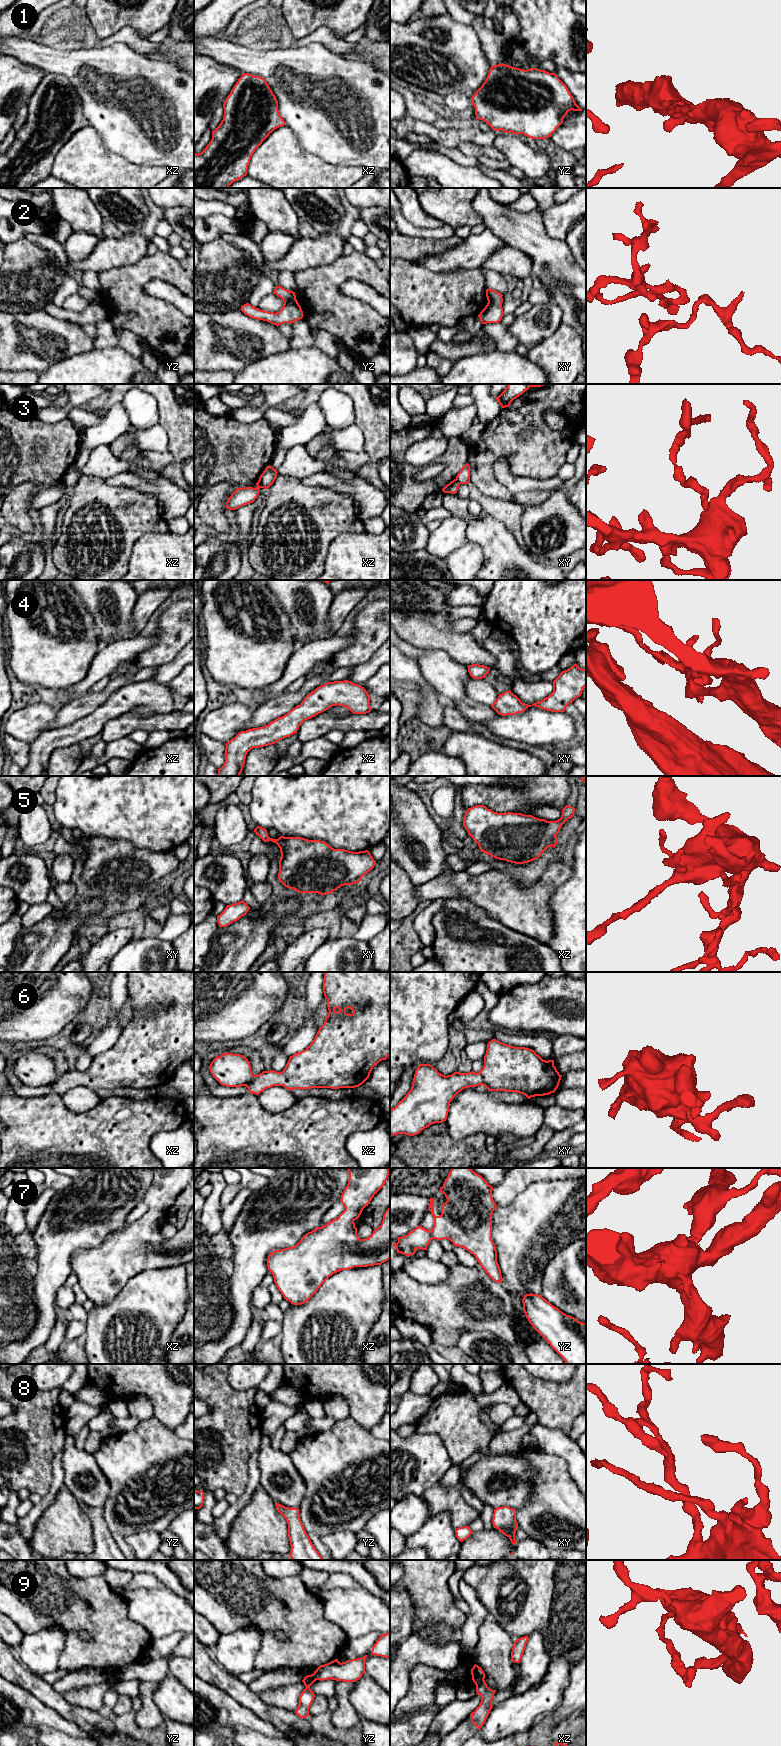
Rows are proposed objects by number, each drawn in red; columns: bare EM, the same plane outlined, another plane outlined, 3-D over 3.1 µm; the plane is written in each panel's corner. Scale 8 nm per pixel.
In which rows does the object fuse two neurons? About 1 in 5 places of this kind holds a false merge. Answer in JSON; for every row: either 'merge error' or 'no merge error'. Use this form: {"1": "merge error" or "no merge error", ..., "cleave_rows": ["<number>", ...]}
{"1": "no merge error", "2": "no merge error", "3": "merge error", "4": "no merge error", "5": "no merge error", "6": "no merge error", "7": "no merge error", "8": "no merge error", "9": "merge error", "cleave_rows": ["3", "9"]}

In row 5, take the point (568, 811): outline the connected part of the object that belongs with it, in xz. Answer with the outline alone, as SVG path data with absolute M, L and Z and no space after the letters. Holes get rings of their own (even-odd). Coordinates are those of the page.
M476 805L467 809L463 826L468 835L478 844L481 852L499 860L524 864L538 859L548 847L555 848L558 840L556 835L562 825L574 816L574 812L574 807L566 805L562 809L560 819L547 821L522 813L497 813L484 805Z

